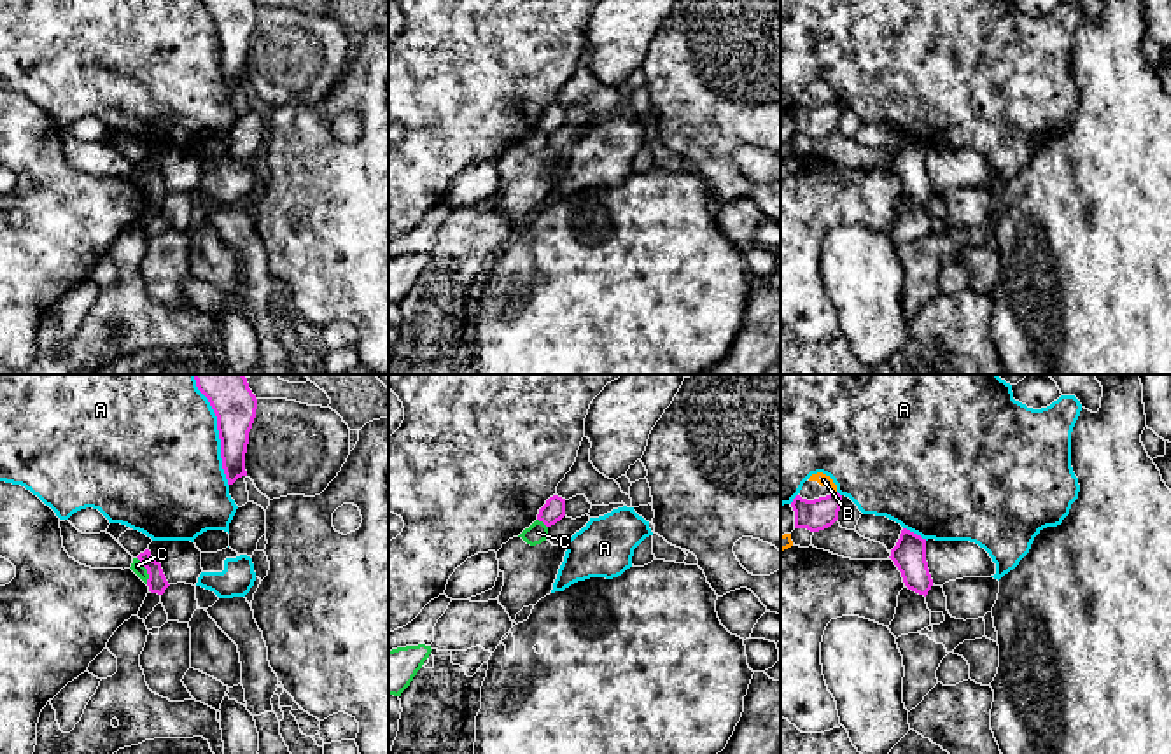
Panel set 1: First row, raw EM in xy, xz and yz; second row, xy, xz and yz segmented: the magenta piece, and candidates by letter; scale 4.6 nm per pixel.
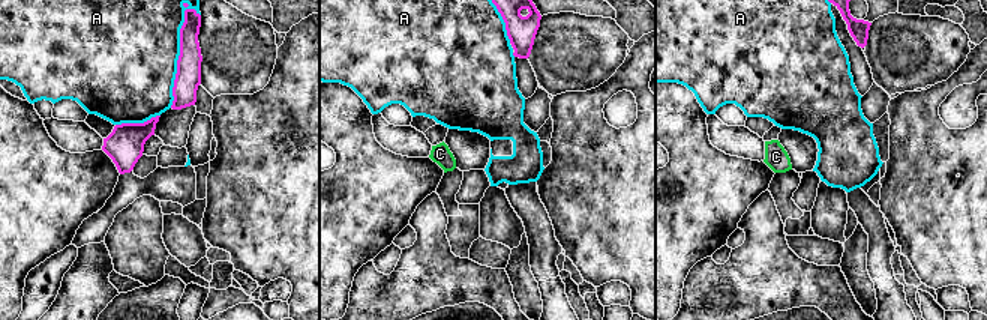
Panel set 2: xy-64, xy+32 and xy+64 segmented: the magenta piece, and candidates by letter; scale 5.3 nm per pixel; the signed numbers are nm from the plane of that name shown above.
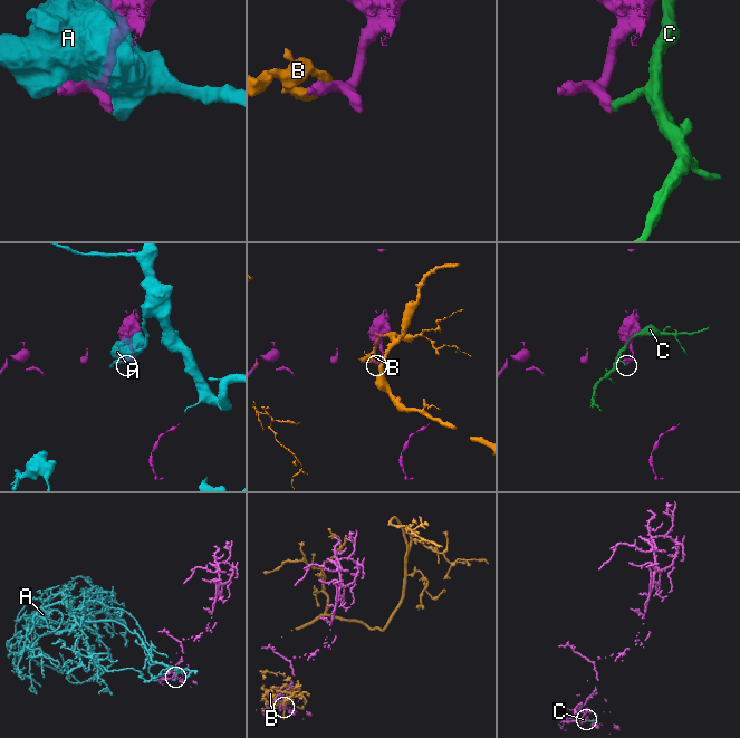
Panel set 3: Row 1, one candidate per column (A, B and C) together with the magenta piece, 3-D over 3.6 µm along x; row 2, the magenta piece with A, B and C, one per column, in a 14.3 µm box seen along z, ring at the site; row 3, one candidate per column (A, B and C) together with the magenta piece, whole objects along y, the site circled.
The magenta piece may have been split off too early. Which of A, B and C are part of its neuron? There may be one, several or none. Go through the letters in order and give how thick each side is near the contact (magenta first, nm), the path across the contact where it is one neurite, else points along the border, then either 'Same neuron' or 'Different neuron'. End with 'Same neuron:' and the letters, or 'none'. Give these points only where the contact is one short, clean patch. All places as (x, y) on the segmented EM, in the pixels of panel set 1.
A: Thickness 220 nm (magenta) against 500 nm. Different neuron
B: Thickness 150 nm (magenta) against 60 nm. Different neuron
C: Thickness 90 nm (magenta) against 60 nm. Boundary: xy (137, 557), (146, 569), (147, 583). Different neuron
Same neuron: none

